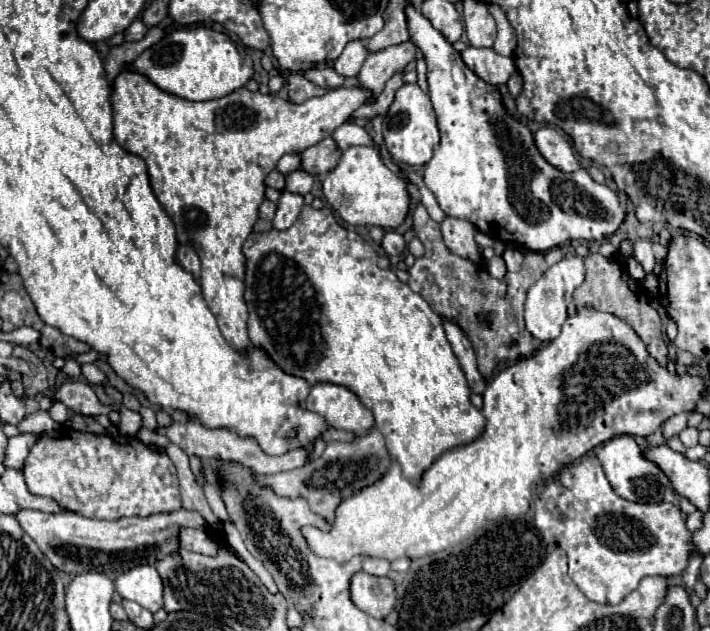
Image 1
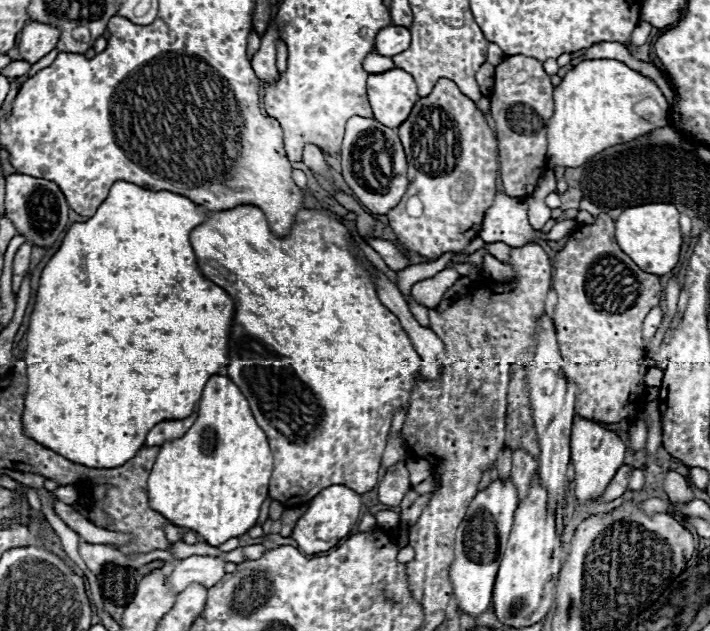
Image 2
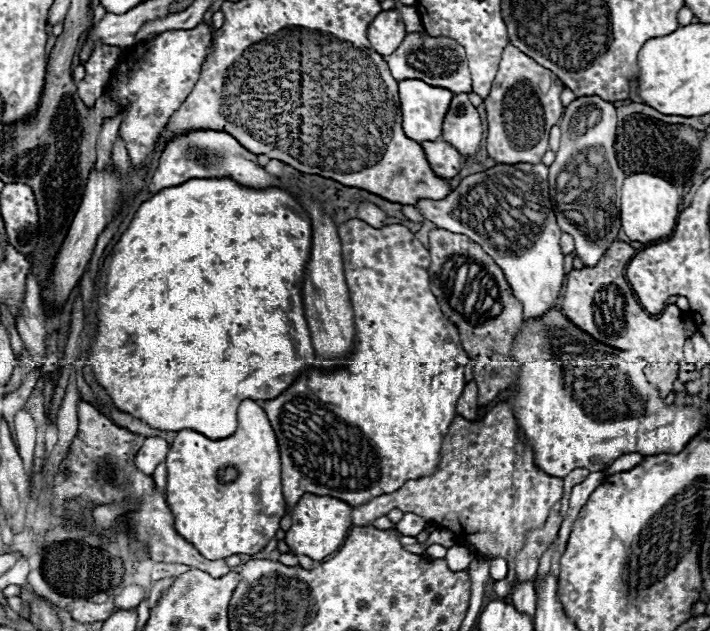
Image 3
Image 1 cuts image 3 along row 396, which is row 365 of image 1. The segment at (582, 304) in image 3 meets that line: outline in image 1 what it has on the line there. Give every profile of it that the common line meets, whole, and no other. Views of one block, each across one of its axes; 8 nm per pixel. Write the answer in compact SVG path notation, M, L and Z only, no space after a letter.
M590 254L586 258L586 280L582 282L582 286L576 288L573 299L575 307L590 306L590 308L596 308L602 312L610 312L610 314L622 318L624 322L628 322L634 328L634 332L642 338L642 342L646 344L646 350L650 352L650 356L654 356L662 366L666 366L668 348L666 348L666 340L662 334L660 316L648 304L648 298L640 298L638 284L630 278L630 274L624 270L624 266L620 266L616 260L606 260L602 254Z

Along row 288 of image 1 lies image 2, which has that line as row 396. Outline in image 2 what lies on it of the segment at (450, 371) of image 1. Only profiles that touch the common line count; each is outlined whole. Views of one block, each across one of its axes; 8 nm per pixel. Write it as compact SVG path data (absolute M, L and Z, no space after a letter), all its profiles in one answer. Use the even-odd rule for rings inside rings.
M244 204L230 210L218 210L208 214L208 220L200 226L196 226L190 234L190 242L194 248L194 254L198 258L198 266L204 272L208 280L222 286L236 302L236 316L234 326L230 334L230 362L226 364L226 374L232 378L232 382L242 390L242 394L248 398L250 408L260 424L260 428L266 432L272 454L274 454L274 474L270 480L270 496L272 500L282 502L286 508L308 504L320 490L332 486L332 484L344 484L356 494L370 492L378 482L378 470L380 470L380 458L386 446L386 436L390 432L390 424L396 412L408 410L410 406L410 394L416 386L416 380L420 376L420 356L416 354L408 334L400 326L400 320L378 300L376 294L376 278L374 272L368 270L352 252L352 234L350 230L338 220L330 210L300 210L296 214L292 232L284 238L270 232L266 218L260 208ZM210 262L218 262L222 268L228 270L228 276L218 272L210 266Z

